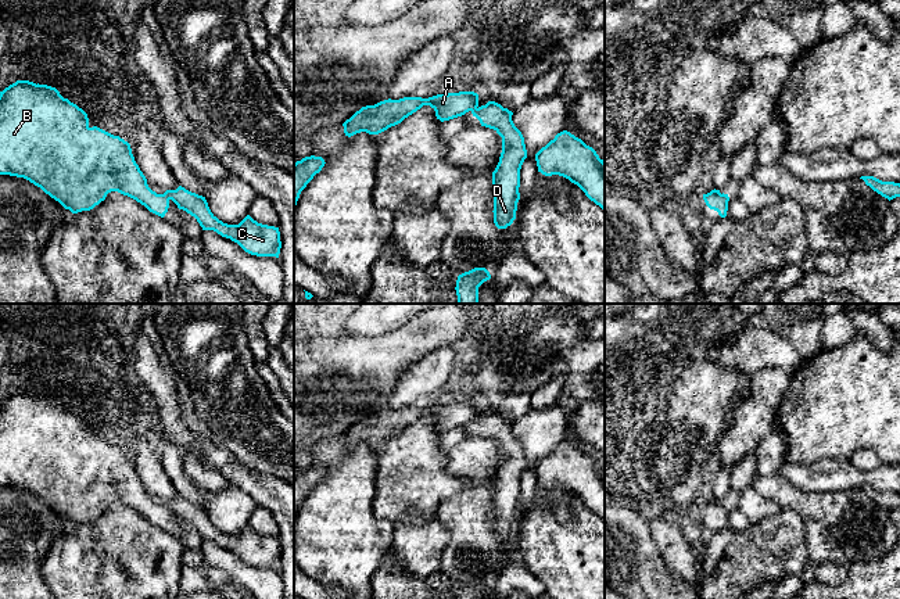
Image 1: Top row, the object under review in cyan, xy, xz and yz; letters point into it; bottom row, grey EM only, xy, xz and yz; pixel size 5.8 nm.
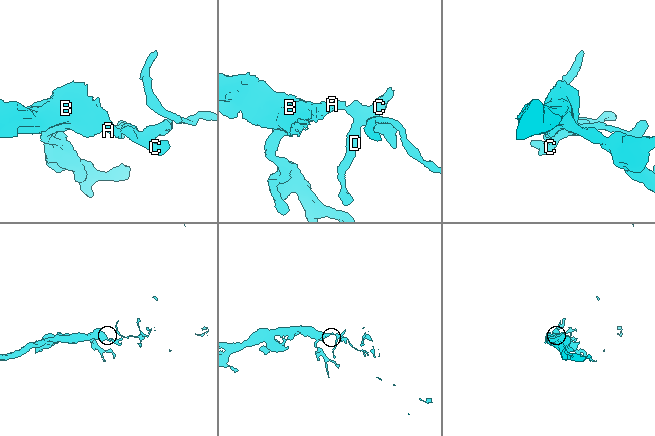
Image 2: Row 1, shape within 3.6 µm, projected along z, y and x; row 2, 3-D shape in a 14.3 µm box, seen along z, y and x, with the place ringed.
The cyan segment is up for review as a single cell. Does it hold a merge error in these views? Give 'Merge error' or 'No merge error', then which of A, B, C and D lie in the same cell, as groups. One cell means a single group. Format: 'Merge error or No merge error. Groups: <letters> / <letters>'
Merge error. Groups: A B / C D

